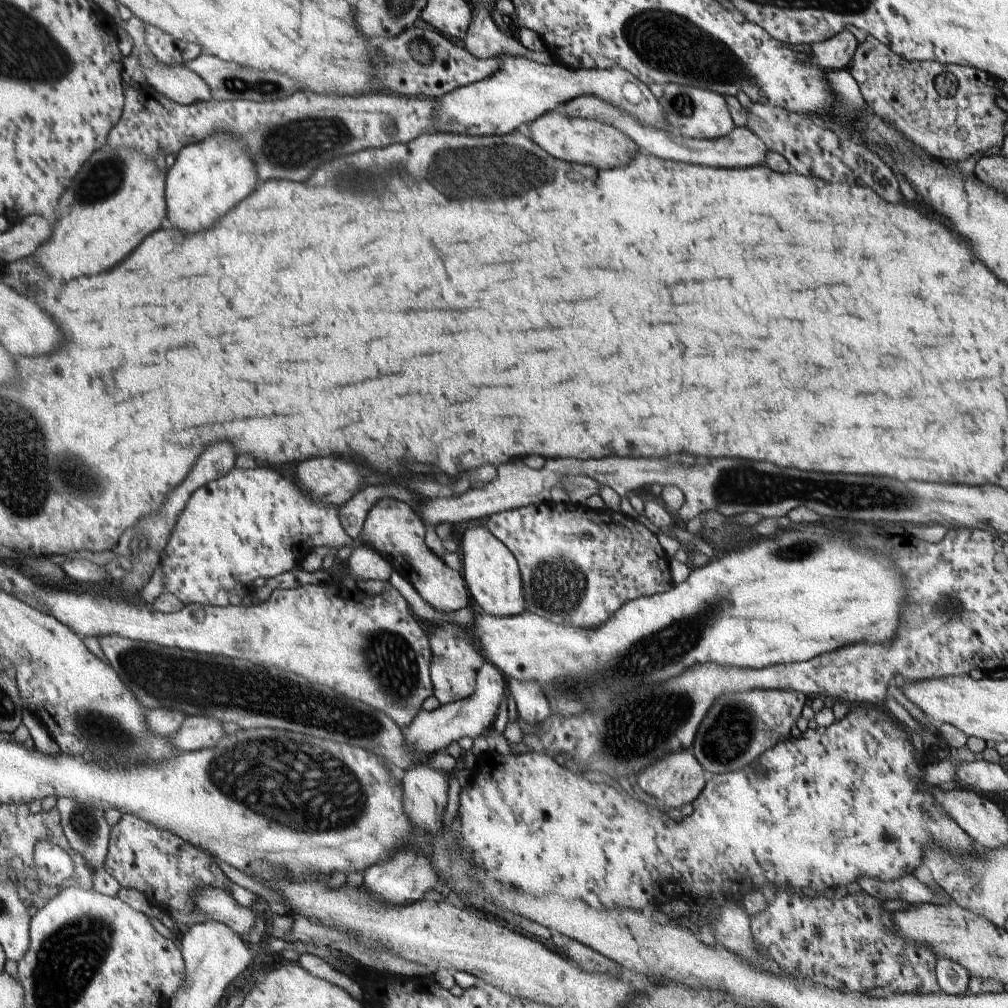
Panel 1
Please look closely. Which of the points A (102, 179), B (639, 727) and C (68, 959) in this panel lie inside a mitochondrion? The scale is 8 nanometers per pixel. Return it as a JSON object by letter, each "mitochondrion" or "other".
{"A":"mitochondrion","B":"mitochondrion","C":"mitochondrion"}

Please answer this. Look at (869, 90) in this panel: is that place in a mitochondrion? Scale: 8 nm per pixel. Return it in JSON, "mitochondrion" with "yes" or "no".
{"mitochondrion":"no"}

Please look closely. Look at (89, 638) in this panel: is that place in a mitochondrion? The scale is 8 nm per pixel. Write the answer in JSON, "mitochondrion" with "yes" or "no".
{"mitochondrion":"no"}

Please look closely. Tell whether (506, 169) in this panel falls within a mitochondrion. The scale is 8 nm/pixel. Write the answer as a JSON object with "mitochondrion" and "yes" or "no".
{"mitochondrion":"yes"}

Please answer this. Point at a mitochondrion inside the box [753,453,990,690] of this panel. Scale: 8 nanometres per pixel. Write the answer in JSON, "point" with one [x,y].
{"point":[944,609]}

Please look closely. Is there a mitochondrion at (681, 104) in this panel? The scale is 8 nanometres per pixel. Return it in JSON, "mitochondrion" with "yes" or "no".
{"mitochondrion":"yes"}

